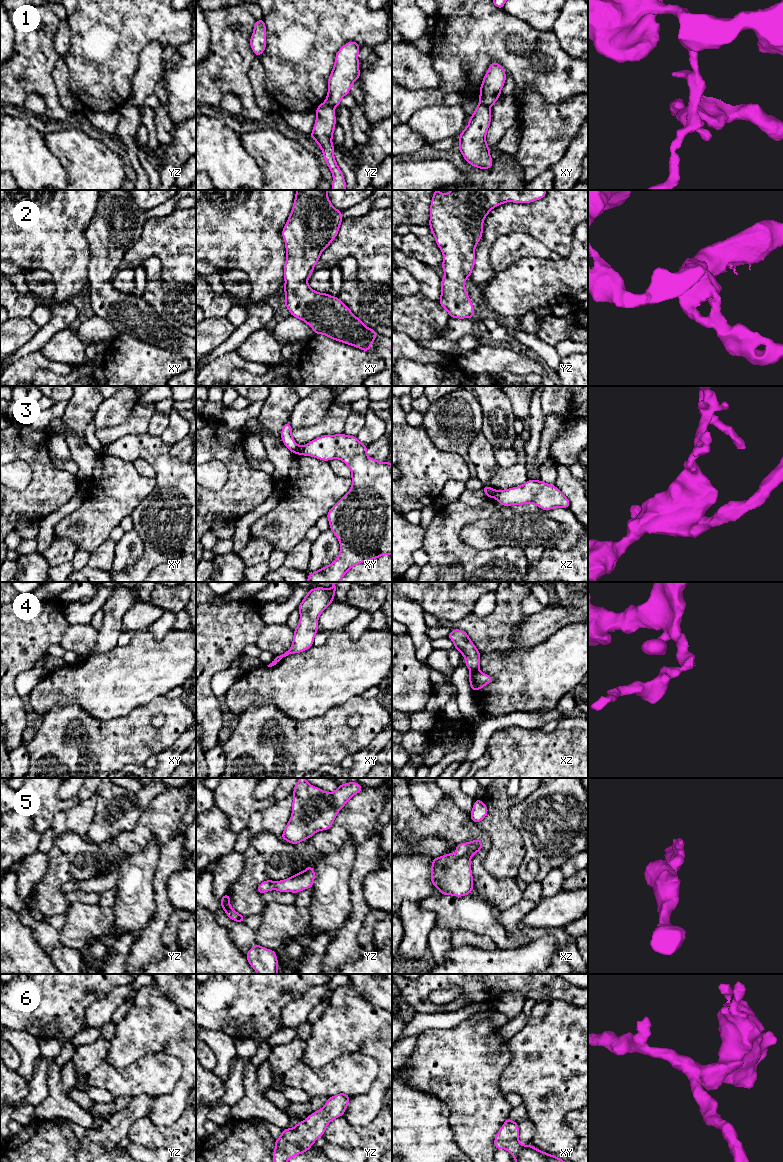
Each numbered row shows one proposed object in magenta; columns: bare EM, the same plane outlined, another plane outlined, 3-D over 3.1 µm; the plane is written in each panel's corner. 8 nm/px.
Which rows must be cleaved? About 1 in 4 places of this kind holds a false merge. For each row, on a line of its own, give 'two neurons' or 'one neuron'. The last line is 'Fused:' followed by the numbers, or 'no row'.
1: two neurons
2: one neuron
3: two neurons
4: two neurons
5: one neuron
6: one neuron
Fused: 1, 3, 4

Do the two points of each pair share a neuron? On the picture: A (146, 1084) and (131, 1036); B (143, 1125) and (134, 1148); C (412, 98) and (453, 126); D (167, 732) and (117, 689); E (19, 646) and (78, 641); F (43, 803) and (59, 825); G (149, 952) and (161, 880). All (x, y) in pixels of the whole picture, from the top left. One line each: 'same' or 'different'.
A: different
B: different
C: different
D: different
E: different
F: different
G: same

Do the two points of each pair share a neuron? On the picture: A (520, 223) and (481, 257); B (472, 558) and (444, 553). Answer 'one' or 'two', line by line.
A: one
B: one

